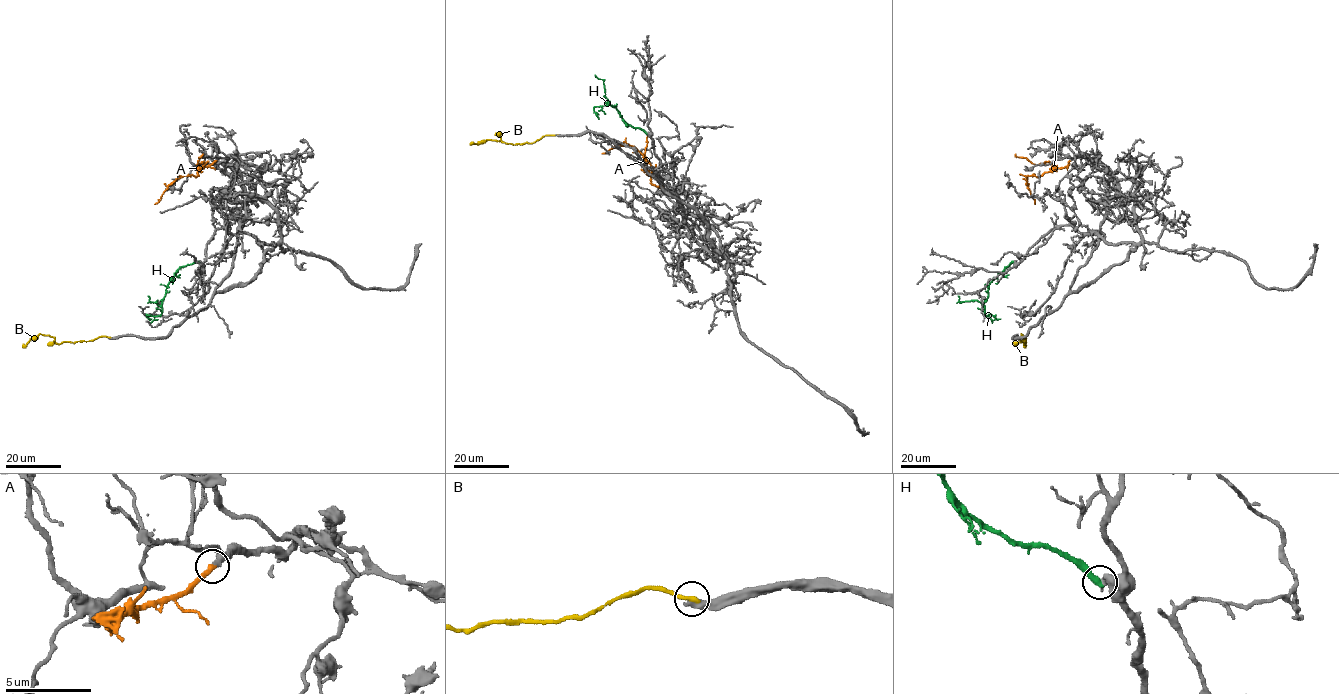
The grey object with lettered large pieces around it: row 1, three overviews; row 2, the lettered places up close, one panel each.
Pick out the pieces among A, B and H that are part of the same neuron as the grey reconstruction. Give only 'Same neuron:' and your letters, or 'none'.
Same neuron: A

